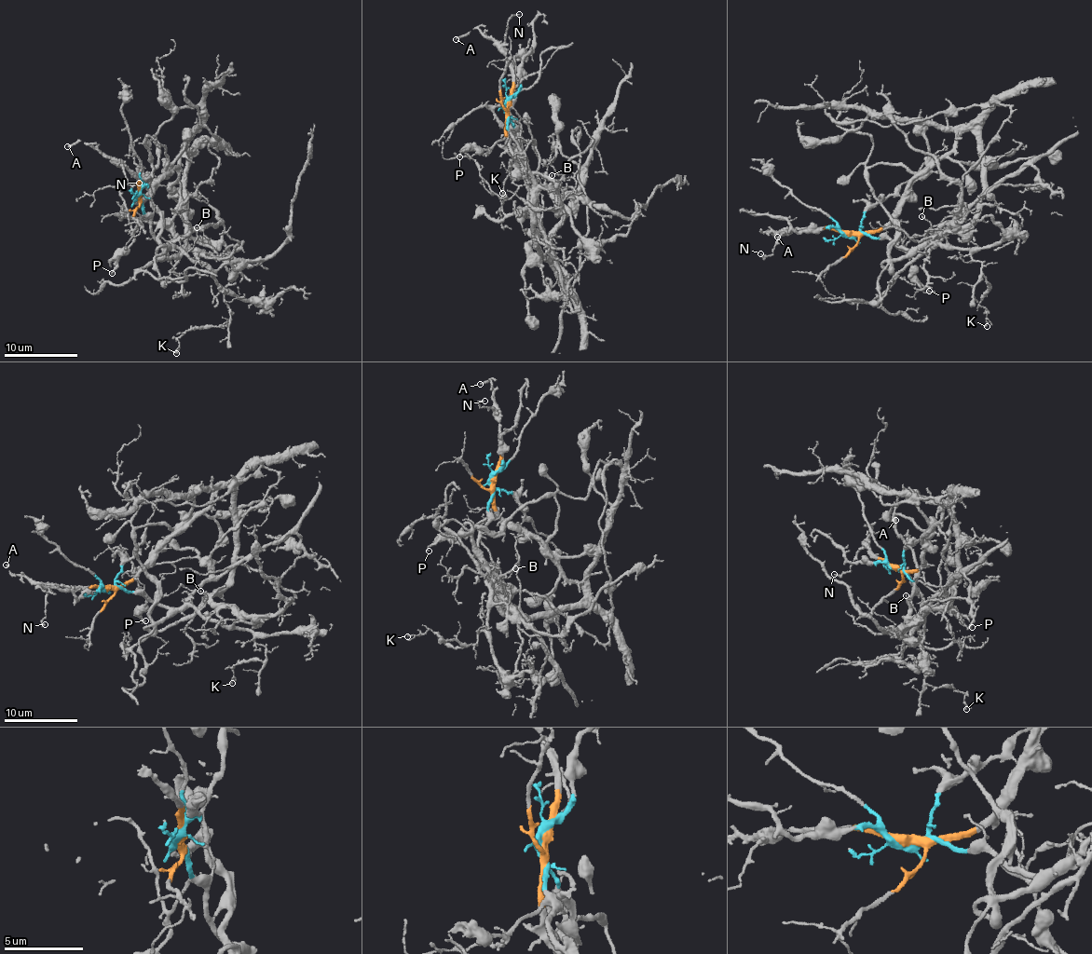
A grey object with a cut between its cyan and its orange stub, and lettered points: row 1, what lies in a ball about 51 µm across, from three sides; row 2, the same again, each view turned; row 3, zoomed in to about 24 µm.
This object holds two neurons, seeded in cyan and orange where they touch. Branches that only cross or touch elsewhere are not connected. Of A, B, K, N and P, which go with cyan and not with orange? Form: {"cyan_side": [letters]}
{"cyan_side": ["B", "K", "P"]}

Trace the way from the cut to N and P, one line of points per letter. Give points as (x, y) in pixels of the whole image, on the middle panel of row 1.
N: (507, 106), (511, 85), (511, 64), (505, 56), (507, 22), (512, 16), (520, 14)
P: (507, 106), (508, 126), (504, 139), (488, 150), (470, 147), (460, 153), (460, 157)

